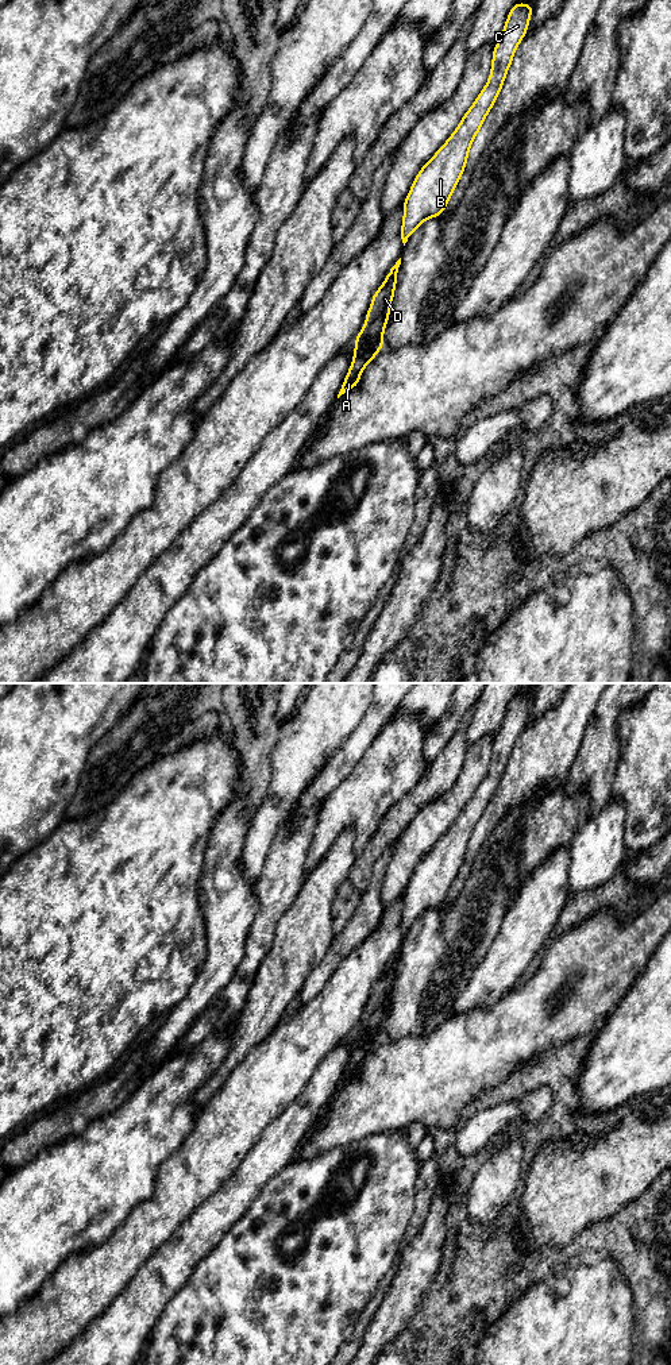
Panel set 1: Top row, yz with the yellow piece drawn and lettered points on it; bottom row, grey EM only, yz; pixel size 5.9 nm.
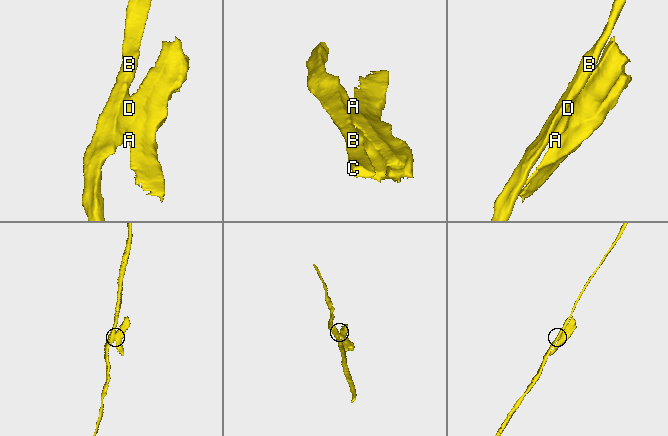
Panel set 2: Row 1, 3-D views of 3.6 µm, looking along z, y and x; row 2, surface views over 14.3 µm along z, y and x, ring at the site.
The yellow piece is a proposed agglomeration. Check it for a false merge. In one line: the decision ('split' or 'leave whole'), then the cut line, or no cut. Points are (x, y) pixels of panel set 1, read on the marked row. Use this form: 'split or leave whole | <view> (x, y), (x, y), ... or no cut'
split | yz (380, 315), (373, 320), (367, 334), (367, 339), (373, 344)

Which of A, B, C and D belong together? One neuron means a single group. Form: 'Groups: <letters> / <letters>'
Groups: A D / B C

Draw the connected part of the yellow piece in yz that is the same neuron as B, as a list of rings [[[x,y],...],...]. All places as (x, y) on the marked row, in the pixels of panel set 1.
[[[517,1],[513,5],[505,22],[502,35],[493,50],[490,77],[485,88],[464,113],[452,135],[416,176],[404,201],[401,225],[404,246],[419,225],[427,219],[440,216],[446,209],[464,171],[470,146],[495,104],[513,55],[527,34],[532,8],[531,3],[521,4]]]

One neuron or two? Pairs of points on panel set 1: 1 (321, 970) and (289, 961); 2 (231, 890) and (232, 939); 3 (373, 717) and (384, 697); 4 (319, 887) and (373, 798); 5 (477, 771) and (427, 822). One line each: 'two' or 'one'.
1: two
2: one
3: one
4: two
5: one

